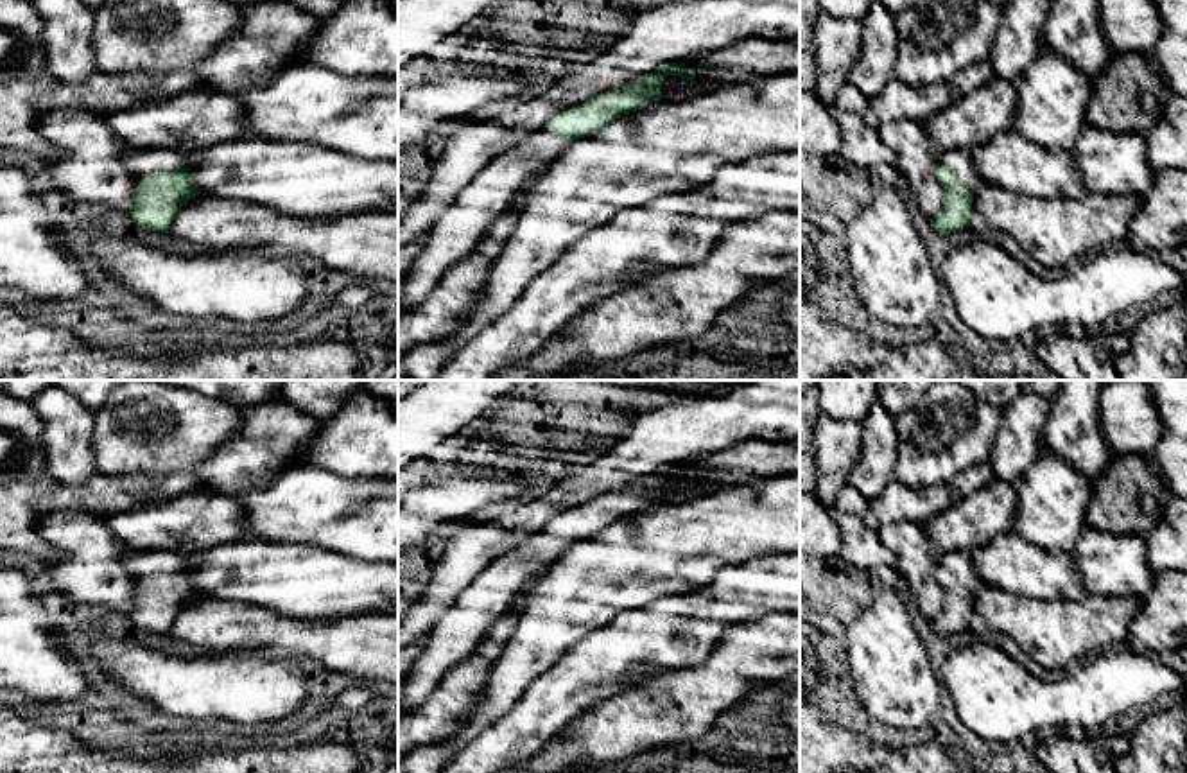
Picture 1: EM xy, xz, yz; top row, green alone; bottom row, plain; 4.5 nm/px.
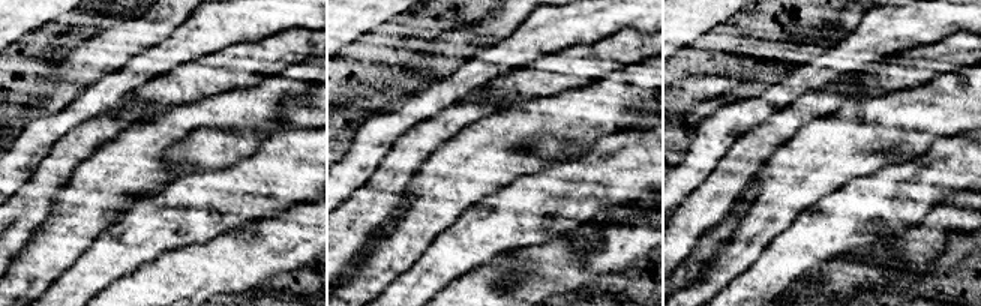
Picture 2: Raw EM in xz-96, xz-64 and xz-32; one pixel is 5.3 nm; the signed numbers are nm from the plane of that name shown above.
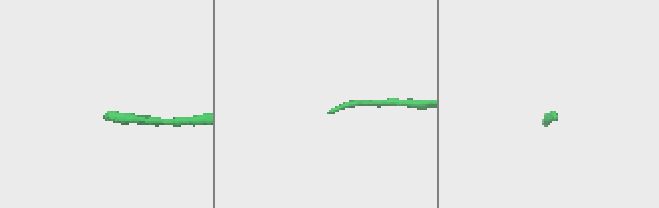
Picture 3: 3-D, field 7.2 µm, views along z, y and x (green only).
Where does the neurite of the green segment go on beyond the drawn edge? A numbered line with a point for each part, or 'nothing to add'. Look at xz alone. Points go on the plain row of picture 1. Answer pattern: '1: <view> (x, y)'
1: xz (454, 637)

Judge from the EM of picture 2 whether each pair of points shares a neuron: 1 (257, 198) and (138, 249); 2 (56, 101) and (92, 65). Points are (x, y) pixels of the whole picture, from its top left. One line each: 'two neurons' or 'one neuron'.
1: one neuron
2: one neuron

